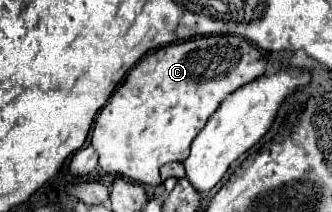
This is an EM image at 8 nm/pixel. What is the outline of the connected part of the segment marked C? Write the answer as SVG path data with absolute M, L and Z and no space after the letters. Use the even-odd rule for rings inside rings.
M216 34L152 50L128 72L128 76L122 80L112 98L96 116L92 130L92 146L96 146L96 152L100 156L100 168L106 174L124 176L132 182L152 186L160 184L160 166L168 162L184 162L190 154L192 140L204 128L204 122L216 112L216 106L220 106L220 102L232 90L264 74L266 64L266 56L242 36Z

